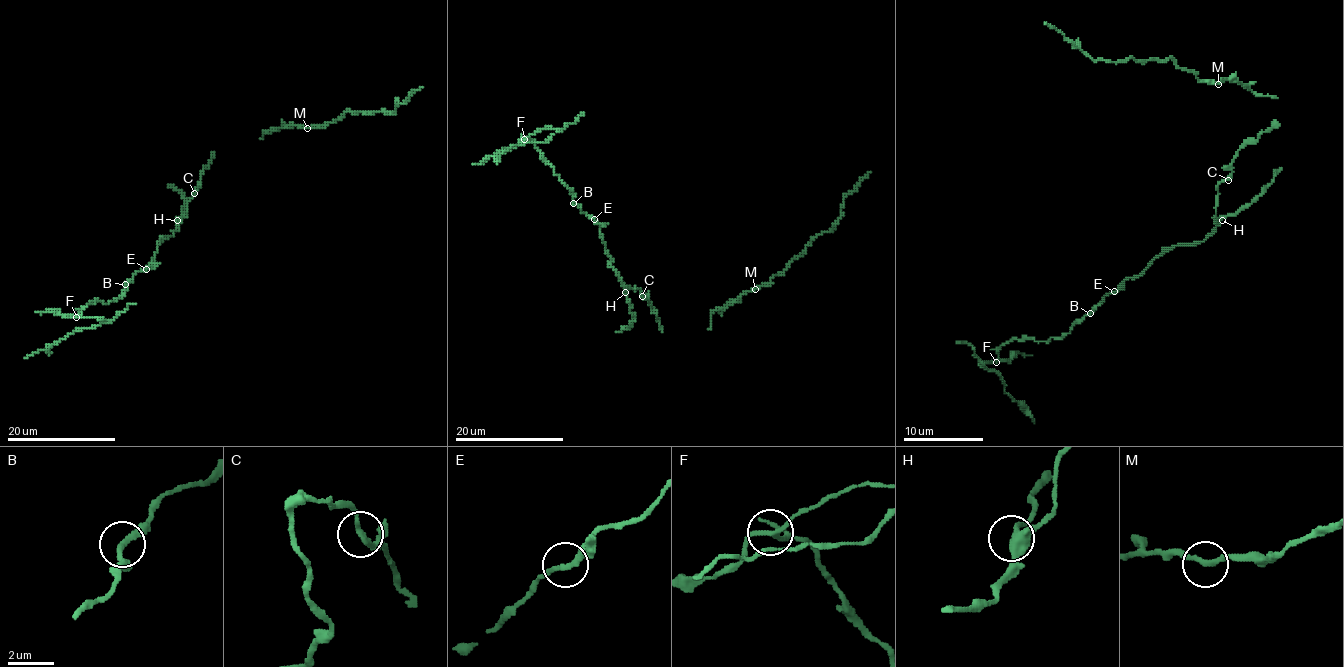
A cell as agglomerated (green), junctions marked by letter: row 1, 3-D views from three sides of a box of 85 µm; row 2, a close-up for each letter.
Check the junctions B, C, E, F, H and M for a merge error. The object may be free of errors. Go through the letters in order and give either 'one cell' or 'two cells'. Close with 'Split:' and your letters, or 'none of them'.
B: one cell
C: one cell
E: one cell
F: two cells
H: one cell
M: one cell
Split: F

